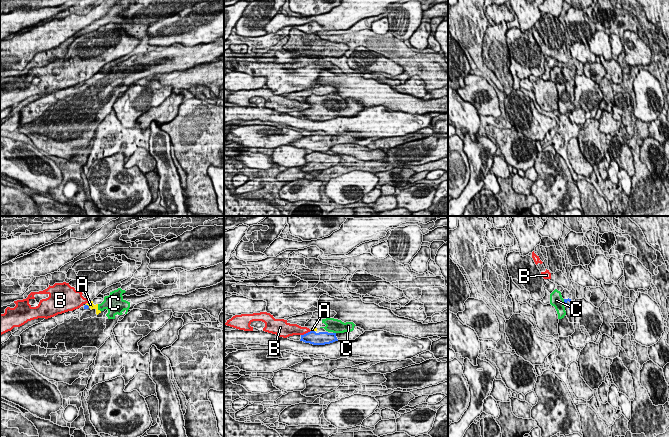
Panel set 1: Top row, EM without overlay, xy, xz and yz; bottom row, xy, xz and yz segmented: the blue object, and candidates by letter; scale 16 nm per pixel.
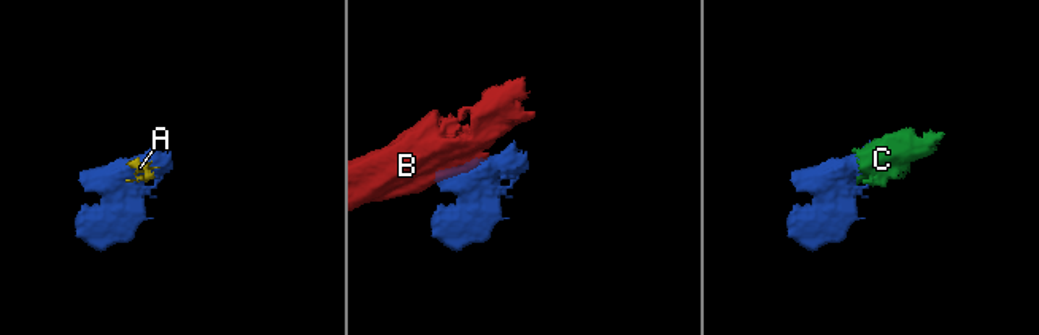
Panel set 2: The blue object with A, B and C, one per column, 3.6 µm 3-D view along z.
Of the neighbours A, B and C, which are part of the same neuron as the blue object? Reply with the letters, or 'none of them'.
A, C

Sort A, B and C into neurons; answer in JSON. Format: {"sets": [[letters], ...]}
{"sets": [["A", "C"], ["B"]]}

